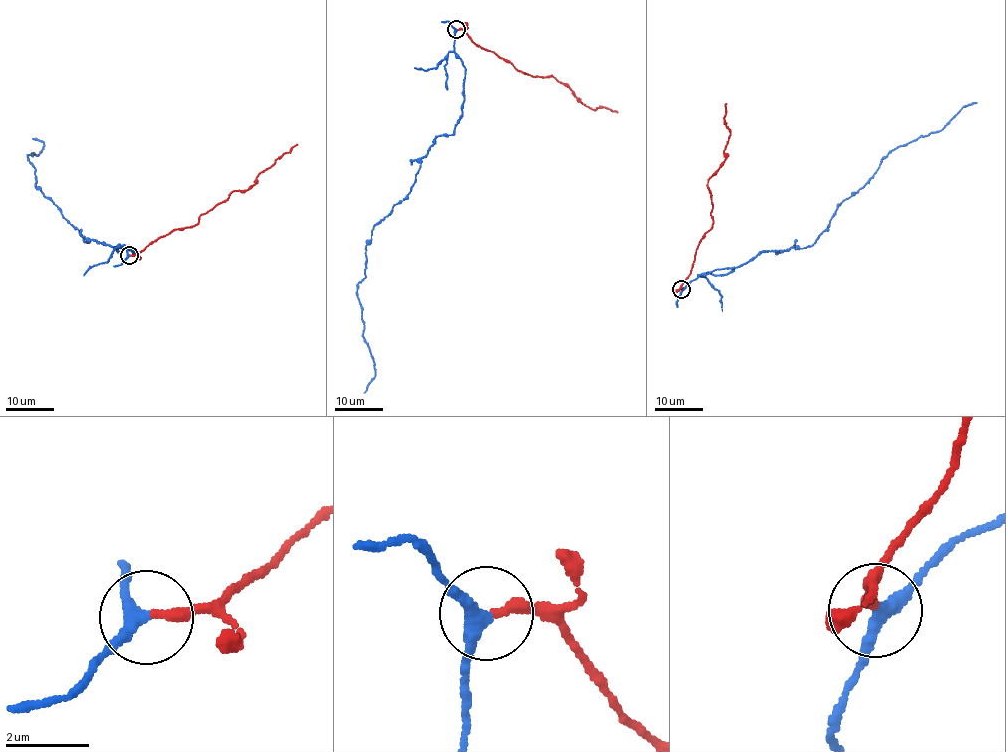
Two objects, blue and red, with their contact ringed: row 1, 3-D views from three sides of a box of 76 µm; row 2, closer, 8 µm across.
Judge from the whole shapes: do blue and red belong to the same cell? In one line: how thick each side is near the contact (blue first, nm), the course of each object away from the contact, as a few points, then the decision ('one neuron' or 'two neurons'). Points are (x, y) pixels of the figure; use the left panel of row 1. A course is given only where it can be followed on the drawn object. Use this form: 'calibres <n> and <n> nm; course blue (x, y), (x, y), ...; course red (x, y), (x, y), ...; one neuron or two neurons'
calibres 320 and 260 nm; course blue (129, 255), (127, 248), (136, 250), (84, 241), (36, 187), (28, 156), (43, 146), (32, 139); course red (130, 255), (172, 231), (194, 225), (232, 192), (252, 185), (260, 173), (297, 143); two neurons

